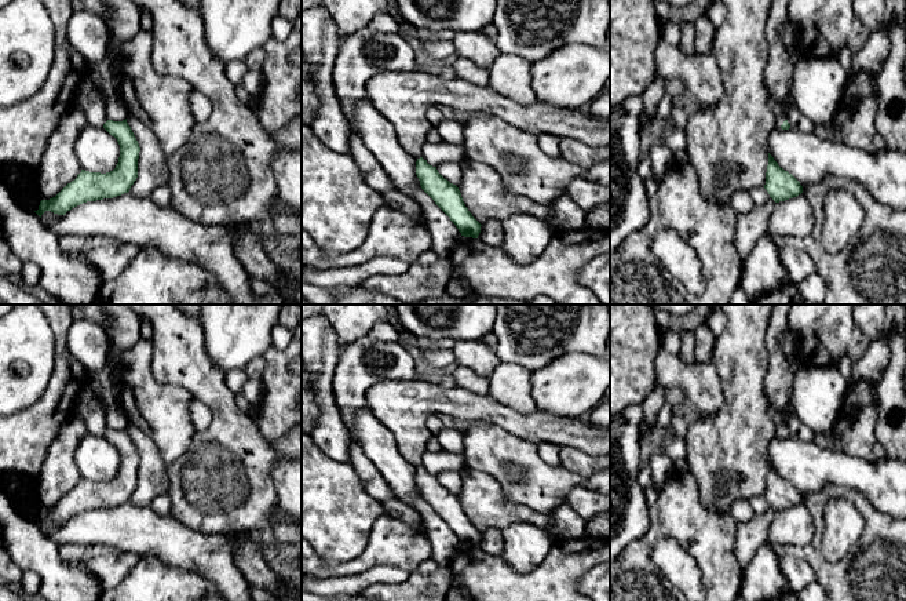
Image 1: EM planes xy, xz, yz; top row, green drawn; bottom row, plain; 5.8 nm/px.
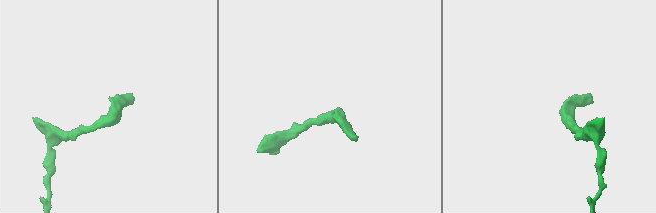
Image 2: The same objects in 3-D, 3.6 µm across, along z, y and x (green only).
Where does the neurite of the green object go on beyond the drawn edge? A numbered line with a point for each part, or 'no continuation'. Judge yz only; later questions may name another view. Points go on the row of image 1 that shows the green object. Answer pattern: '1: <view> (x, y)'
1: yz (777, 109)

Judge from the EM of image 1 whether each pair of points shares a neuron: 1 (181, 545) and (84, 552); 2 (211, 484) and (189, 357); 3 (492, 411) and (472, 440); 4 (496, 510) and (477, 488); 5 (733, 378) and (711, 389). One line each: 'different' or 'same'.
1: different
2: same
3: different
4: same
5: different

